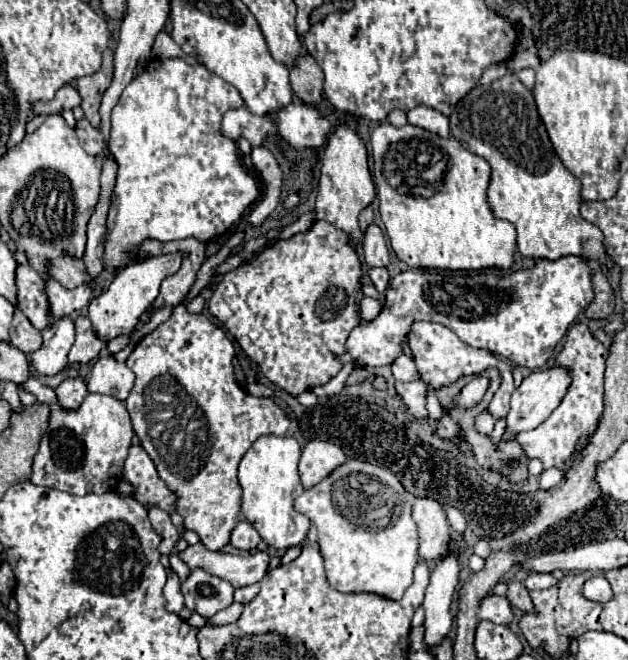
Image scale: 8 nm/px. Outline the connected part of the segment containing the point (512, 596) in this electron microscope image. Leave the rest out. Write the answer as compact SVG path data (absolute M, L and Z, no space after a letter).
M517 581L509 583L507 599L511 601L513 607L517 607L517 609L521 609L521 611L531 611L531 609L533 609L531 597L529 597L529 593L527 593L527 589L525 589L523 583L517 583Z

